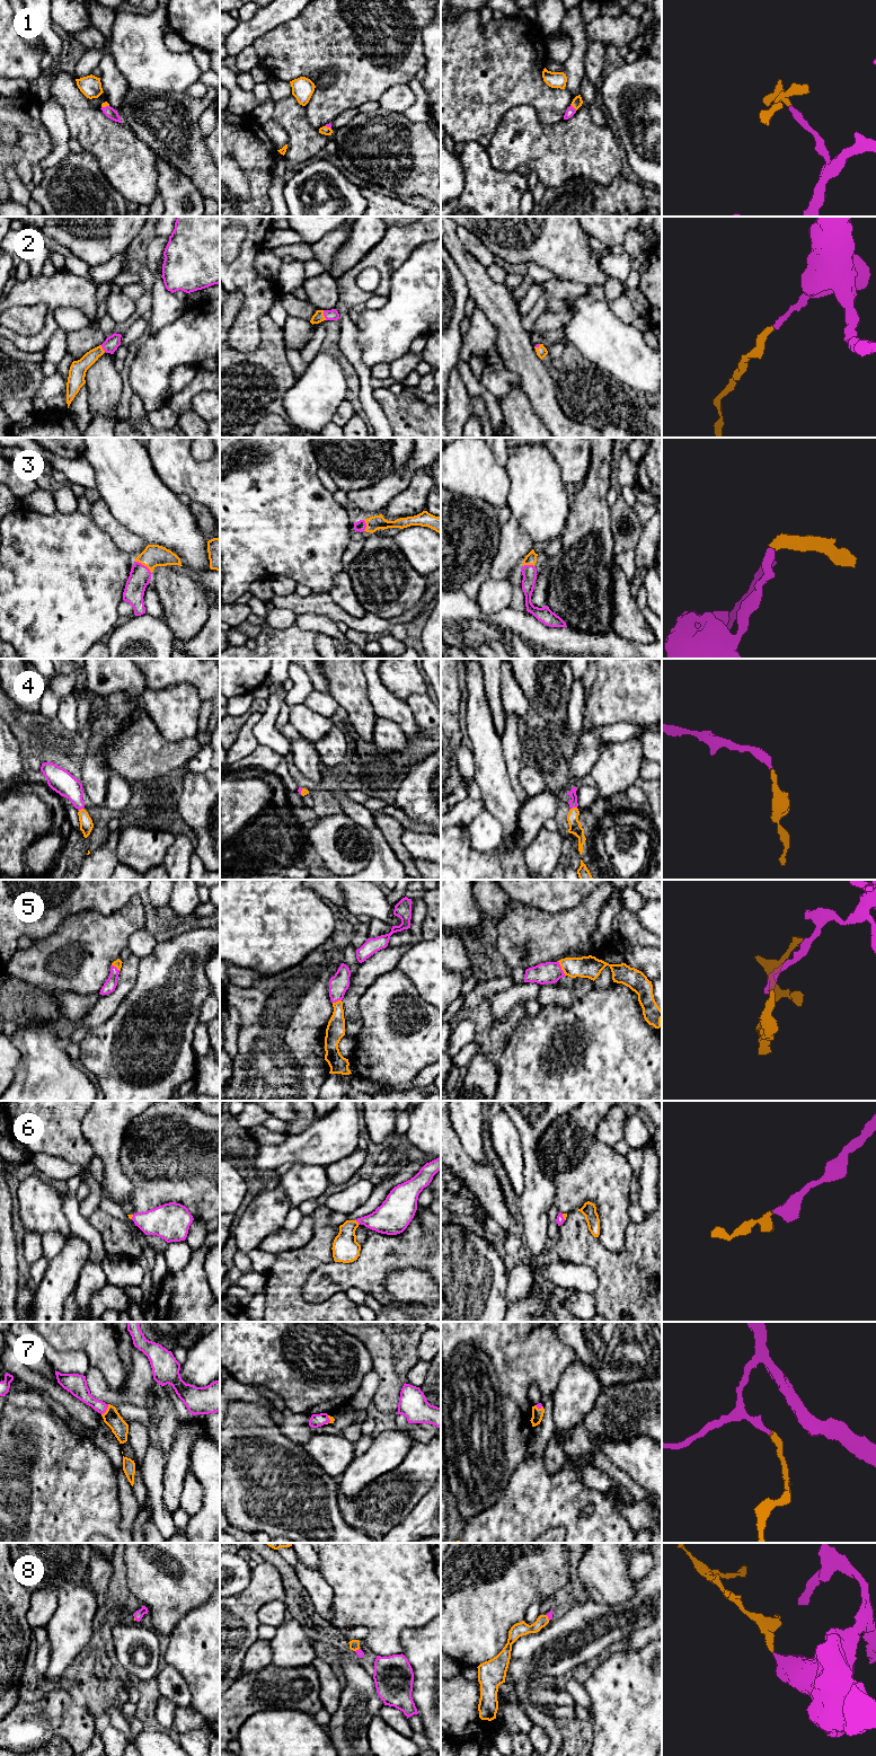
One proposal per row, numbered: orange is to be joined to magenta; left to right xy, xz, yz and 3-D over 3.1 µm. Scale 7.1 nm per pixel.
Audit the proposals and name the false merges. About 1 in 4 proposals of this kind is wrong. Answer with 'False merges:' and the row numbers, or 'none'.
False merges: none

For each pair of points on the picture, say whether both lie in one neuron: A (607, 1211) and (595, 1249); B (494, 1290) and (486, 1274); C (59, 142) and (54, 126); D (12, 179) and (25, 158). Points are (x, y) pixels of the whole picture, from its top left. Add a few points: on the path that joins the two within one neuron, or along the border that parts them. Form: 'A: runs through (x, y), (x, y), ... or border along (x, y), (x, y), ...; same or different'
A: border along (598, 1237), (612, 1251), (619, 1251), (626, 1237); different
B: runs through (490, 1287), (486, 1282), (486, 1278); same
C: runs through (59, 139), (58, 130); same
D: border along (11, 165), (12, 173), (25, 185); different

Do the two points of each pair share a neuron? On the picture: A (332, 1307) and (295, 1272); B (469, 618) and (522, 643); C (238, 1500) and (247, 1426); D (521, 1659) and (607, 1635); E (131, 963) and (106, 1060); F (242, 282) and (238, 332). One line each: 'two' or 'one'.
A: one
B: one
C: one
D: one
E: two
F: one

